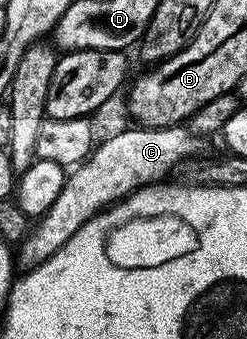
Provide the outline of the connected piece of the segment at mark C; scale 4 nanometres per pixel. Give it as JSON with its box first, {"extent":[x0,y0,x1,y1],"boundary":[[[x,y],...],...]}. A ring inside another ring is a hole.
{"extent":[18,125,205,269],"boundary":[[[132,125],[114,137],[101,140],[93,146],[91,155],[65,178],[62,193],[58,193],[54,205],[35,220],[32,232],[18,247],[18,263],[31,269],[45,263],[86,221],[102,210],[132,194],[139,186],[151,185],[167,178],[172,170],[201,154],[205,140],[191,126],[142,127]]]}

